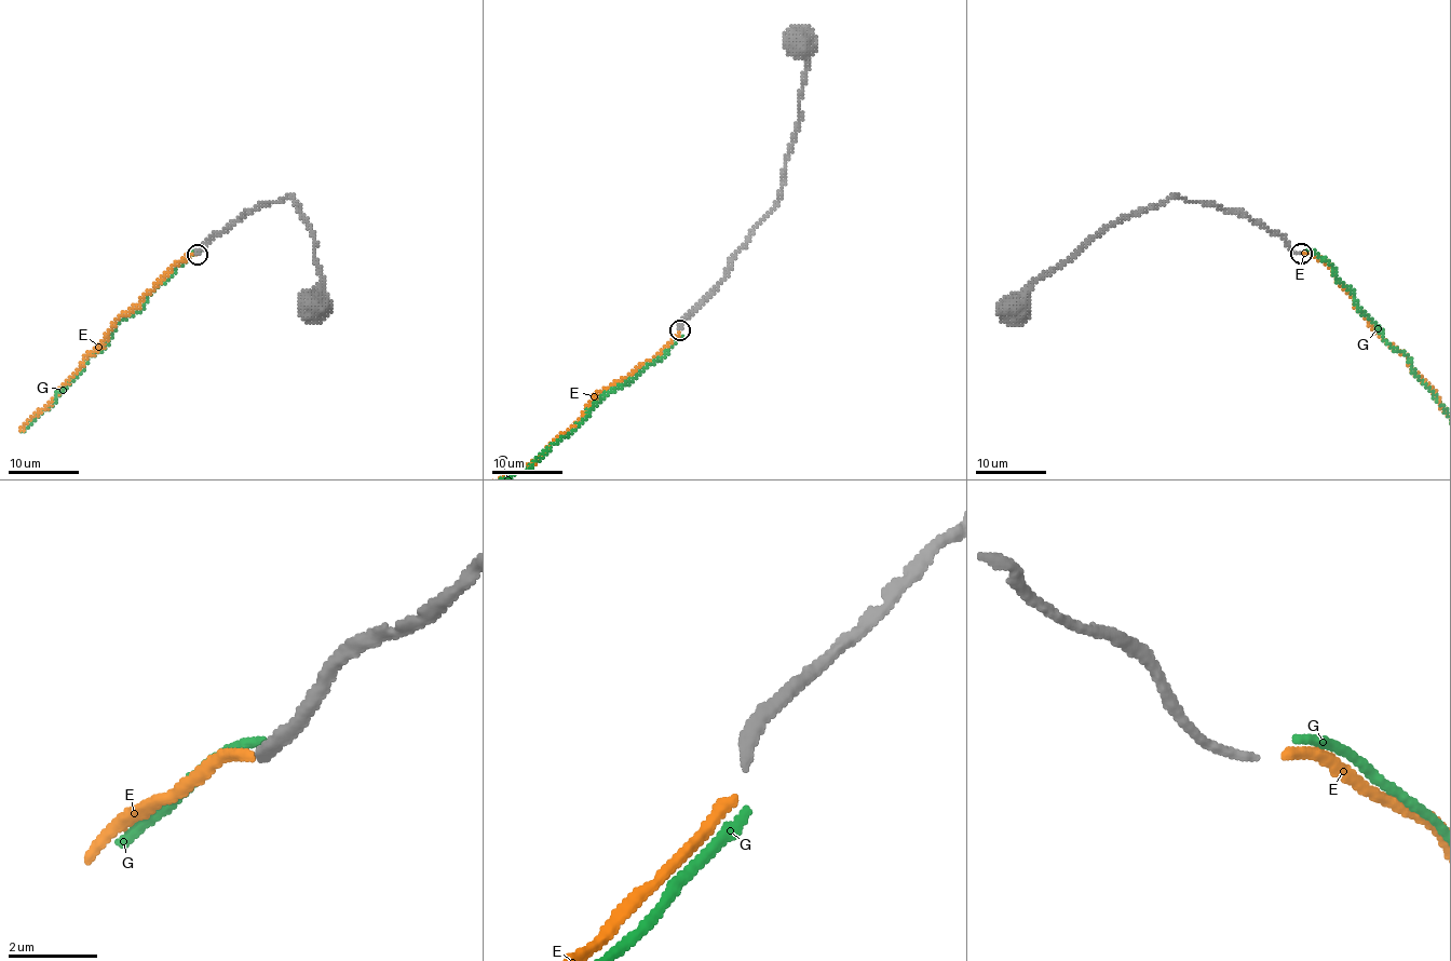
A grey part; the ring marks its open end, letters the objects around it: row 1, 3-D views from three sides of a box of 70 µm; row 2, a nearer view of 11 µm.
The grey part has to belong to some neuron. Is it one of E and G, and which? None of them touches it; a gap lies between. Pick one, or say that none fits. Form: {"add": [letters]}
{"add": ["E"]}

